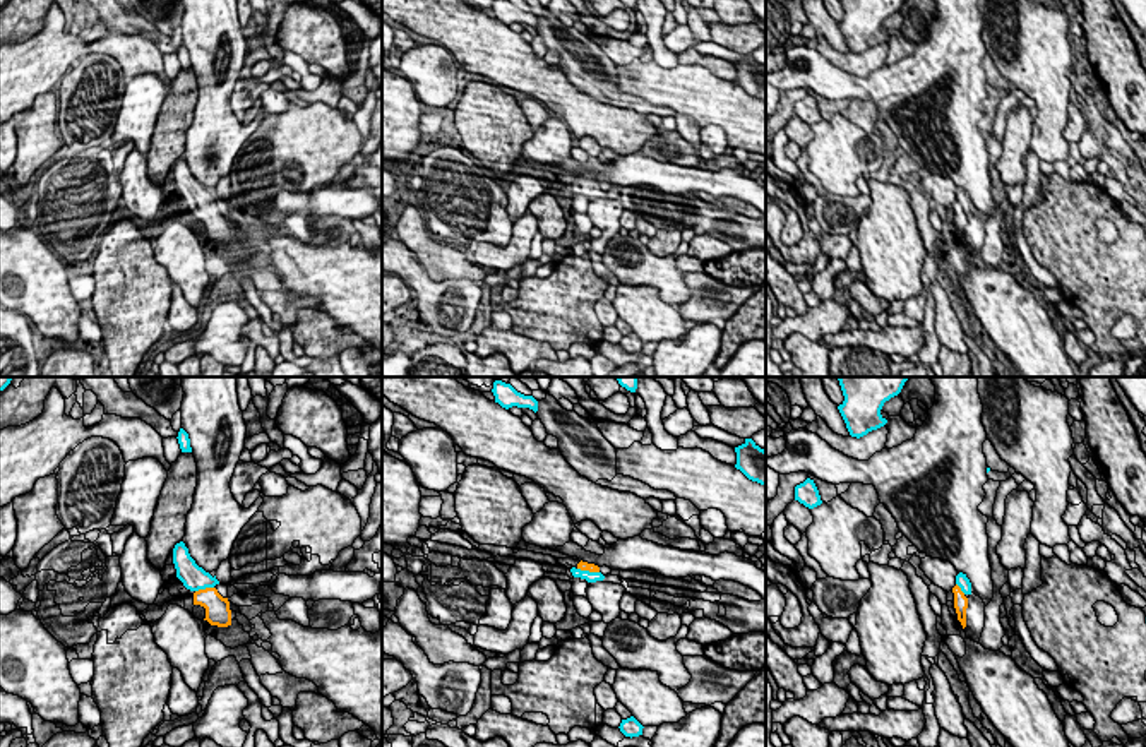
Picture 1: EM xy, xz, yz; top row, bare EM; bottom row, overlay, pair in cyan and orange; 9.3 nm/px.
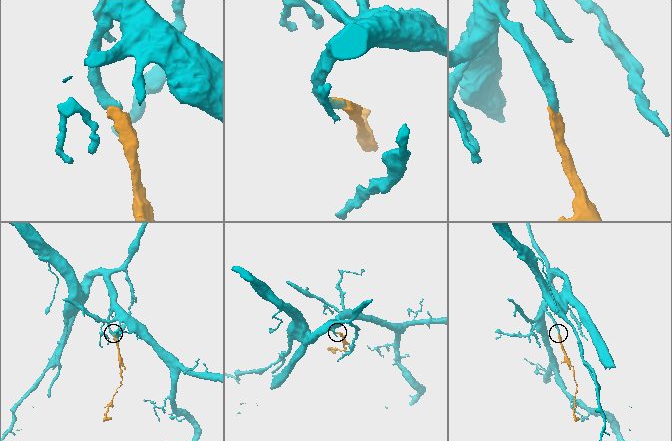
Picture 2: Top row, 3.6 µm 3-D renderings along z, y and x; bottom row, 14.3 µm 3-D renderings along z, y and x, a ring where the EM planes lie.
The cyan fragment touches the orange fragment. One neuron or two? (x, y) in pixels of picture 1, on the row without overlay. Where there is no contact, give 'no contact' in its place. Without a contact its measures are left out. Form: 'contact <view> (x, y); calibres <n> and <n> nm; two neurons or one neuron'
contact xy (204, 204); calibres 240 and 220 nm; one neuron

